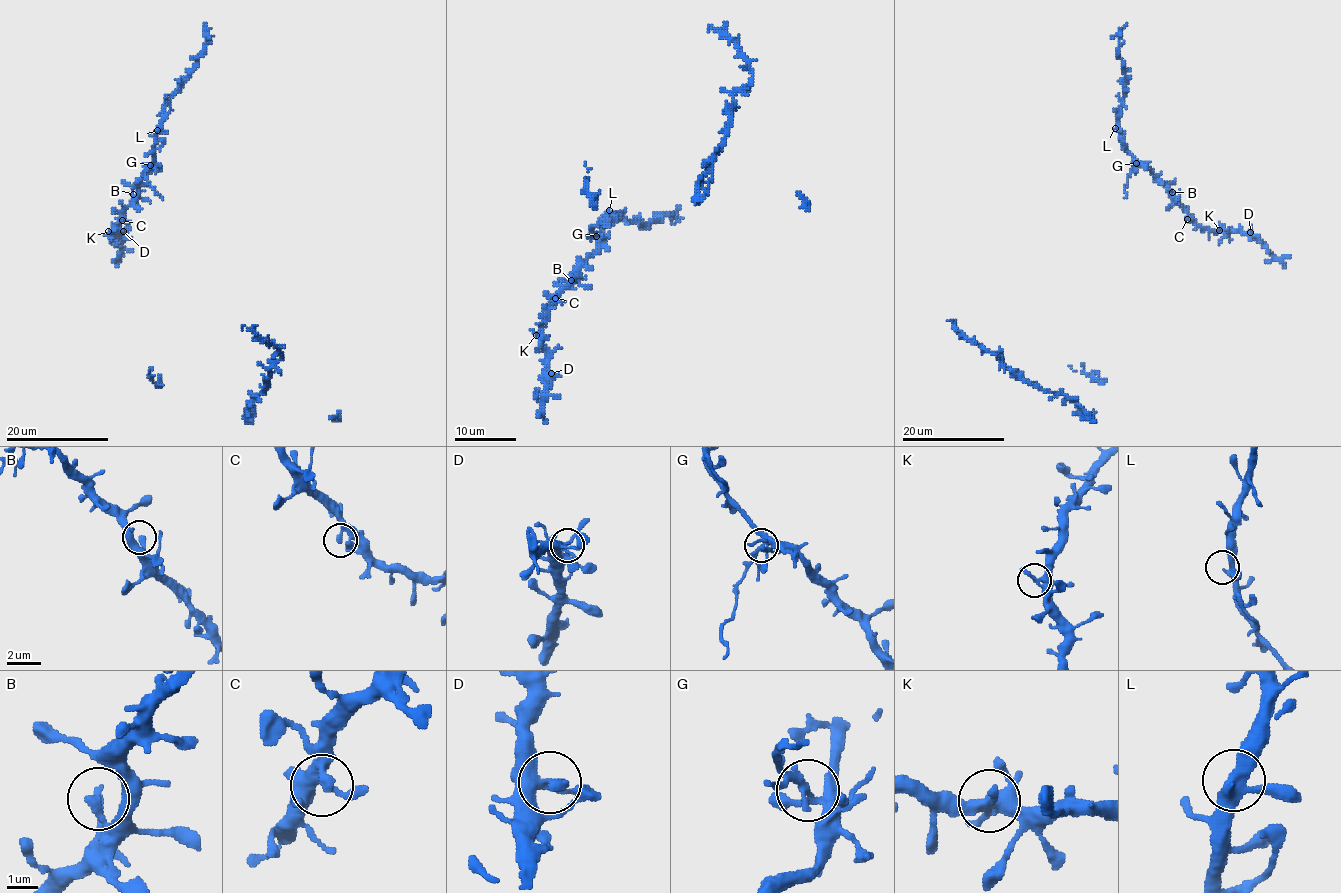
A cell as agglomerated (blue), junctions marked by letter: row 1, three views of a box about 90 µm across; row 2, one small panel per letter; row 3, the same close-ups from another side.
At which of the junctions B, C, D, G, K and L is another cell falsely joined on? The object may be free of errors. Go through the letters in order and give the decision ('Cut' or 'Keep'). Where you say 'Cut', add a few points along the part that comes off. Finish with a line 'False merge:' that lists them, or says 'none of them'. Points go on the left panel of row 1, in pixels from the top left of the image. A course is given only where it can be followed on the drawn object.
B: Keep
C: Keep
D: Keep
G: Cut. Course of the part to remove: (150, 165), (146, 172), (147, 181), (163, 199)
K: Keep
L: Keep
False merge: G

